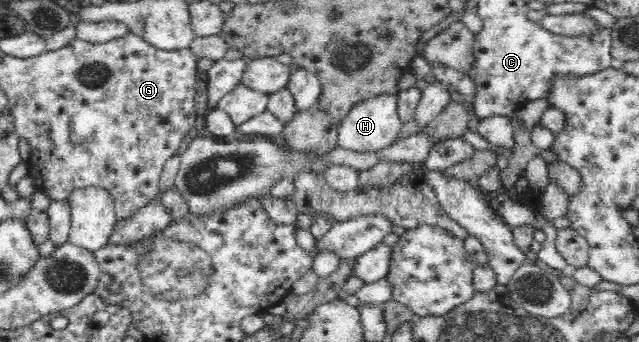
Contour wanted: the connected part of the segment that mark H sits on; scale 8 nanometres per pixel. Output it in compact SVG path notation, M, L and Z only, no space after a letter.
M382 94L355 104L338 124L338 146L349 151L379 151L399 137L403 122L398 116L398 95Z

